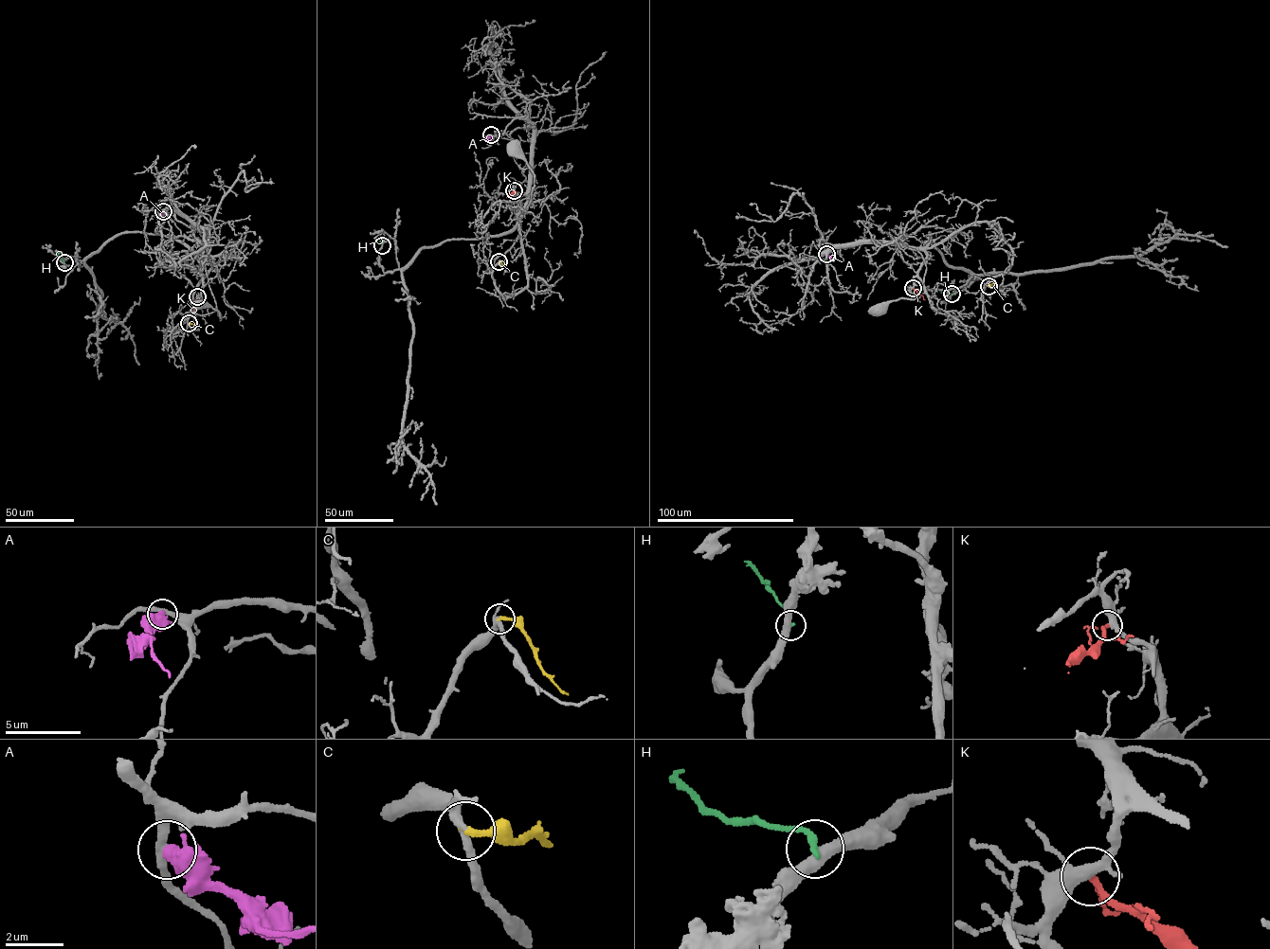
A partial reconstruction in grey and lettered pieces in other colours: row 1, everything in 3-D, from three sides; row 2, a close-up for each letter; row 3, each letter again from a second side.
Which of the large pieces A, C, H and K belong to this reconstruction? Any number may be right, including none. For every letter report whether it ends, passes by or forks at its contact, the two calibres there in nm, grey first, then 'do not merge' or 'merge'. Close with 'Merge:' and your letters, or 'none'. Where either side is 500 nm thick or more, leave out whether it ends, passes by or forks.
A: 280/600 nm | do not merge
C: it ends | 240/240 nm | merge
H: it ends | 440/240 nm | do not merge
K: it ends | 340/240 nm | do not merge
Merge: C

